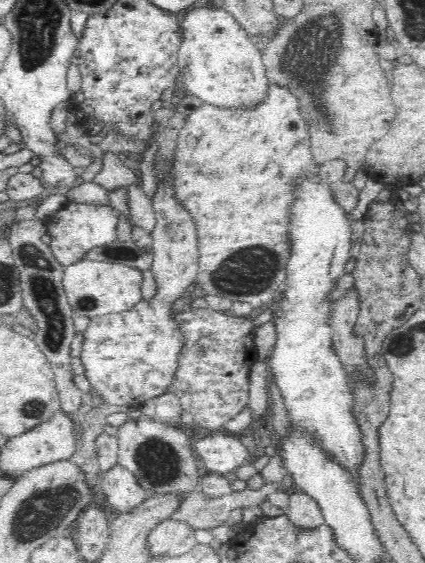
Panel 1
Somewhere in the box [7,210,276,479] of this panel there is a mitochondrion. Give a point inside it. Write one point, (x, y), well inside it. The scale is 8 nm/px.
(37, 268)

